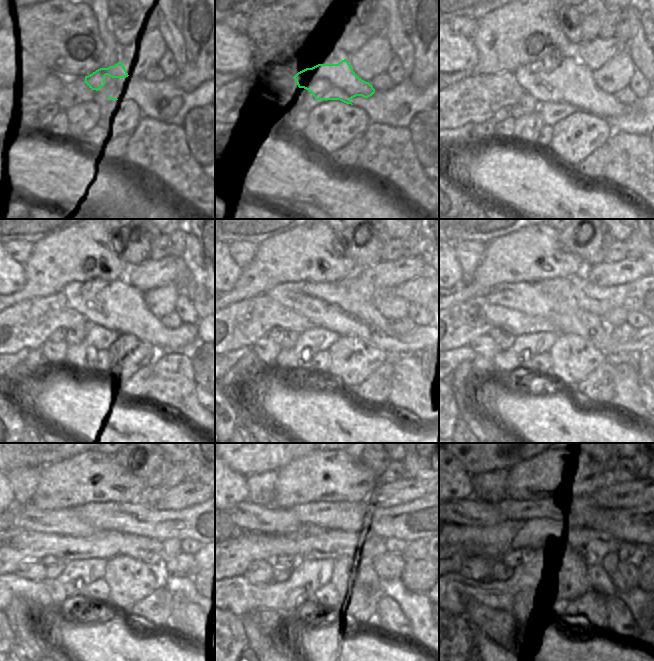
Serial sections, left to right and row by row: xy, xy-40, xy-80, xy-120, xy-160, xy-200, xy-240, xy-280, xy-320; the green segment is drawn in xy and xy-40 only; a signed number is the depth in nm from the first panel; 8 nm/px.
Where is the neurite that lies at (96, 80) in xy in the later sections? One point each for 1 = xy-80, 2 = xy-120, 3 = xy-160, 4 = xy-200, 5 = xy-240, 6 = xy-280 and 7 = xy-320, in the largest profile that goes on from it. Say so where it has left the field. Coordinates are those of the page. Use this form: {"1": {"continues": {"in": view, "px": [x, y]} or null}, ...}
{"1": {"continues": {"in": "xy-80", "px": [567, 80]}}, "2": {"continues": {"in": "xy-120", "px": [118, 306]}}, "3": {"continues": {"in": "xy-160", "px": [330, 305]}}, "4": {"continues": {"in": "xy-200", "px": [526, 297]}}, "5": {"continues": {"in": "xy-240", "px": [65, 521]}}, "6": {"continues": {"in": "xy-280", "px": [248, 516]}}, "7": {"continues": {"in": "xy-320", "px": [470, 512]}}}

